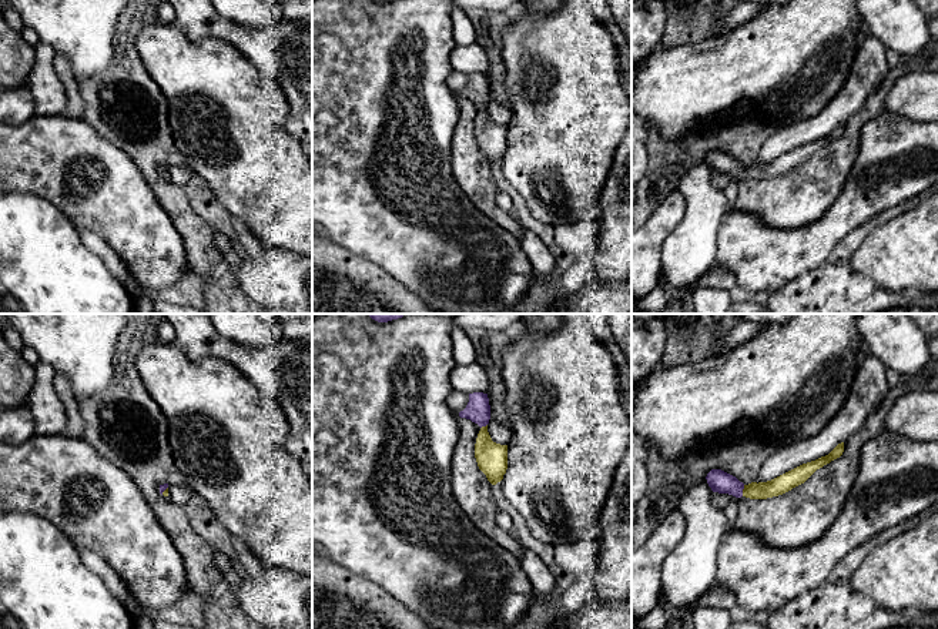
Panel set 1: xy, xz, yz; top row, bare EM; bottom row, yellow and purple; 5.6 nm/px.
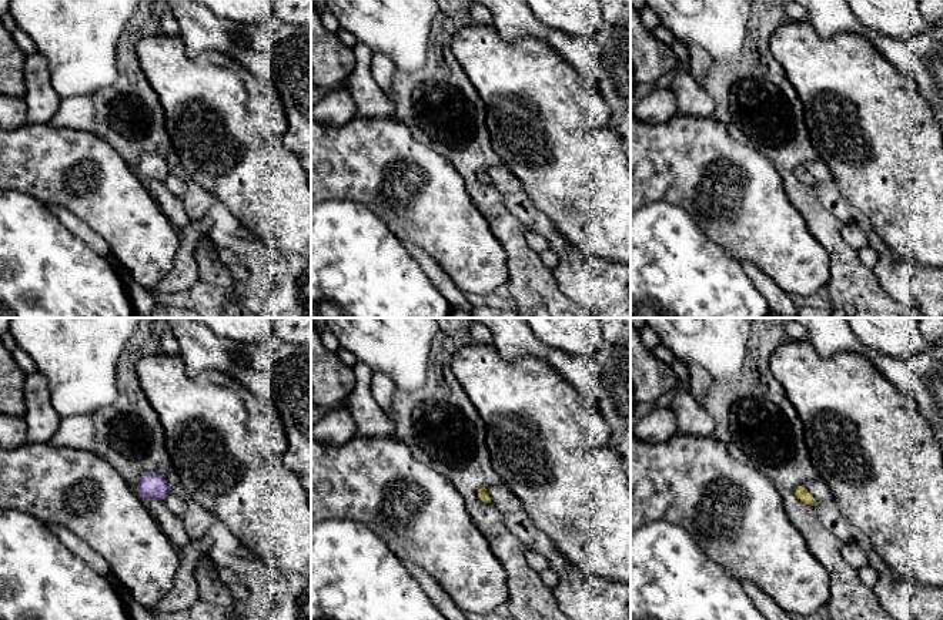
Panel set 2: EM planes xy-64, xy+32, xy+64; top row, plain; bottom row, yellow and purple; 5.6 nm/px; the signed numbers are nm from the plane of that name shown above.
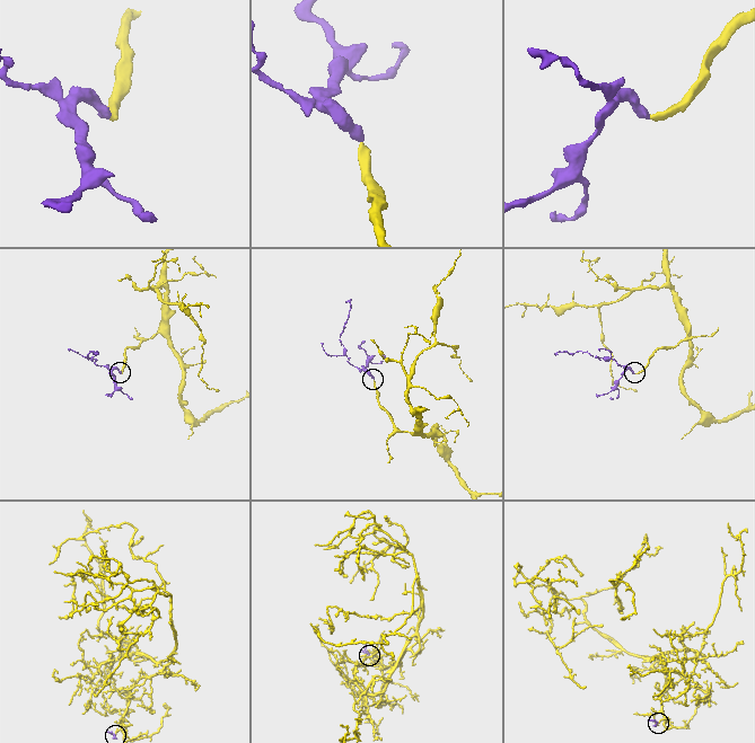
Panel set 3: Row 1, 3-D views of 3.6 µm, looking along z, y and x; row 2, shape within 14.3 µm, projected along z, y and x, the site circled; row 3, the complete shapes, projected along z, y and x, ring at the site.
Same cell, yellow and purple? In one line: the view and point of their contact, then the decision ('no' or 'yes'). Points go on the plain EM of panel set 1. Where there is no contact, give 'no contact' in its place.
yz (743, 171) | yes

